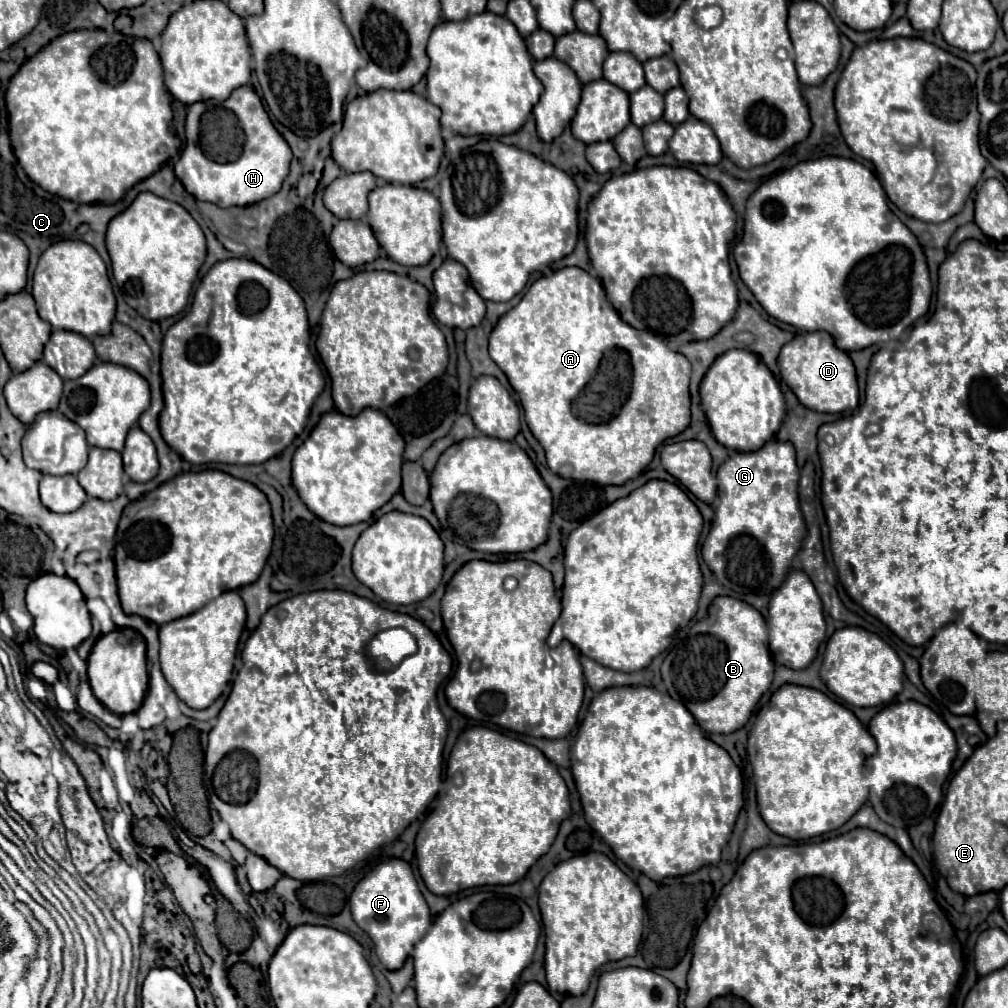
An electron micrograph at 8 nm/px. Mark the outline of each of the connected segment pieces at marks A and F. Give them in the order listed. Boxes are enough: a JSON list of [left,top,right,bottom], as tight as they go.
[[490,267,690,485],[350,859,432,971]]

